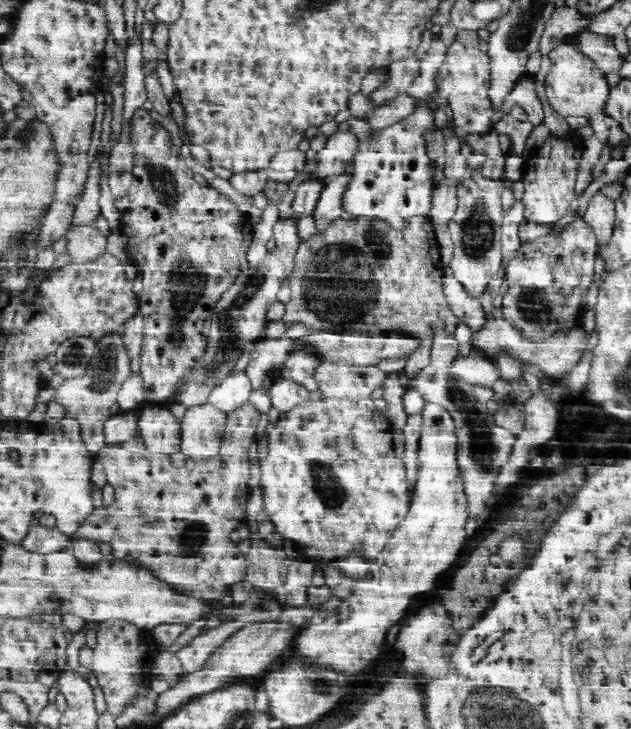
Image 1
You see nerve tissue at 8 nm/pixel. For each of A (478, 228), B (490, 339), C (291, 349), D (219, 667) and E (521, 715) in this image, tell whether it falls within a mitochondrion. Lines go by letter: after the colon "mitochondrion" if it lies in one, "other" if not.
A: mitochondrion
B: mitochondrion
C: other
D: other
E: mitochondrion

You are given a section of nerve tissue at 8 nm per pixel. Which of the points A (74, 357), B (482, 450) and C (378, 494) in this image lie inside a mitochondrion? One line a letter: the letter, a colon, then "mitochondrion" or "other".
A: mitochondrion
B: mitochondrion
C: other

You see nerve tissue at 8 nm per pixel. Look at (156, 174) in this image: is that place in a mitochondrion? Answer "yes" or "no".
yes

